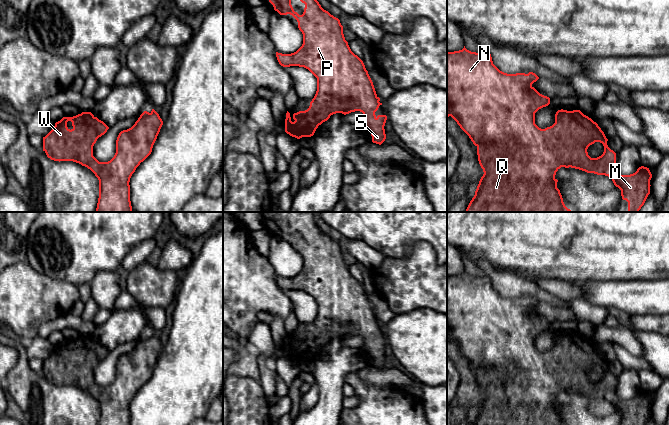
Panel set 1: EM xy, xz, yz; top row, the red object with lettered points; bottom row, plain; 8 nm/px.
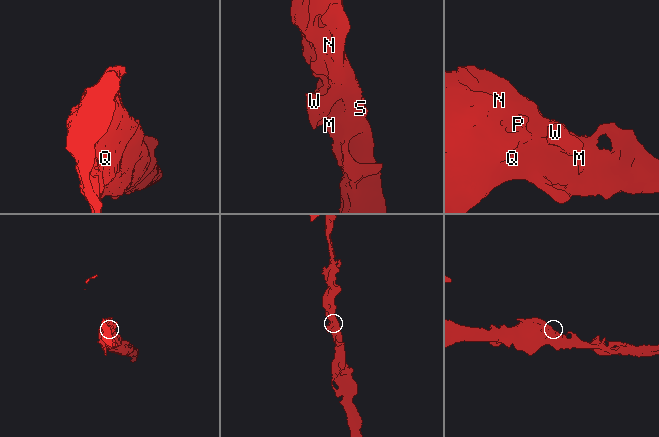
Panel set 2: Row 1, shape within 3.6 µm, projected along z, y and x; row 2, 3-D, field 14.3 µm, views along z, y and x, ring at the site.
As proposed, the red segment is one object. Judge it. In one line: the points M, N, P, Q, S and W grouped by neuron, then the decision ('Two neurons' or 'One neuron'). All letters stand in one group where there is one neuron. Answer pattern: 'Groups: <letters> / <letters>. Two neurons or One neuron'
Groups: M N P Q S W. One neuron

